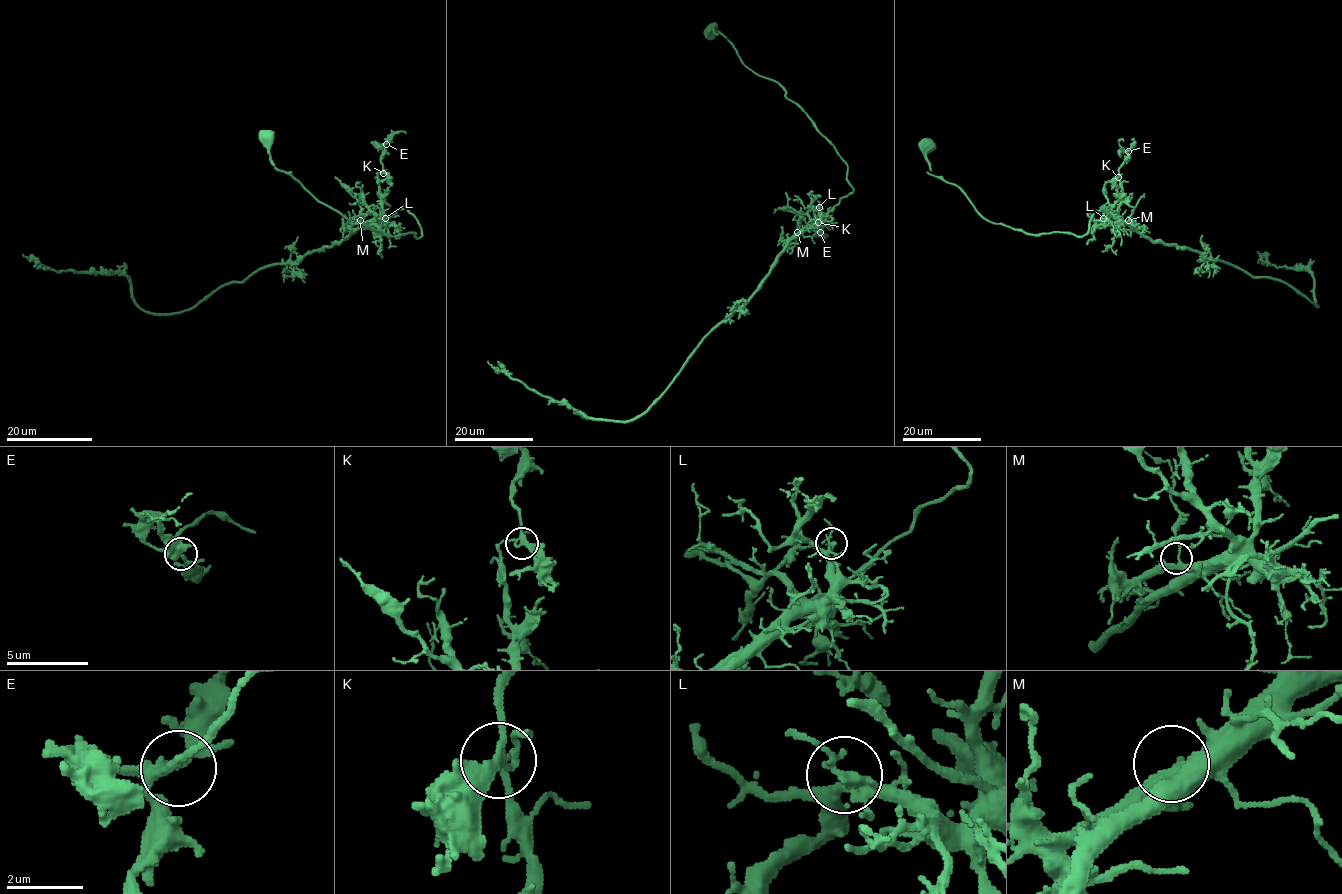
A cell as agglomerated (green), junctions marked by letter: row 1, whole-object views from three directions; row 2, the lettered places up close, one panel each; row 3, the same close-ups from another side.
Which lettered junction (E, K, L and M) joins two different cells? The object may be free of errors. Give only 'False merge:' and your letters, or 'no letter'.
False merge: K

